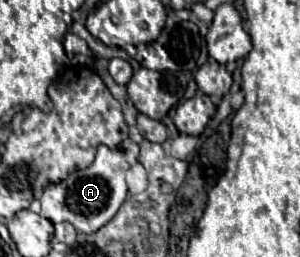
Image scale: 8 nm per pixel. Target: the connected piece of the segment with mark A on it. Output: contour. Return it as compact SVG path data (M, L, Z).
M132 140L122 142L122 148L124 150L110 150L108 146L100 146L92 166L78 170L66 180L46 188L46 192L40 198L42 202L40 214L48 218L50 222L70 222L78 232L84 232L84 234L94 234L106 222L110 222L114 214L118 212L118 208L122 206L122 202L126 200L128 186L124 176L128 168L136 164L138 150L140 150L138 144L134 144Z

